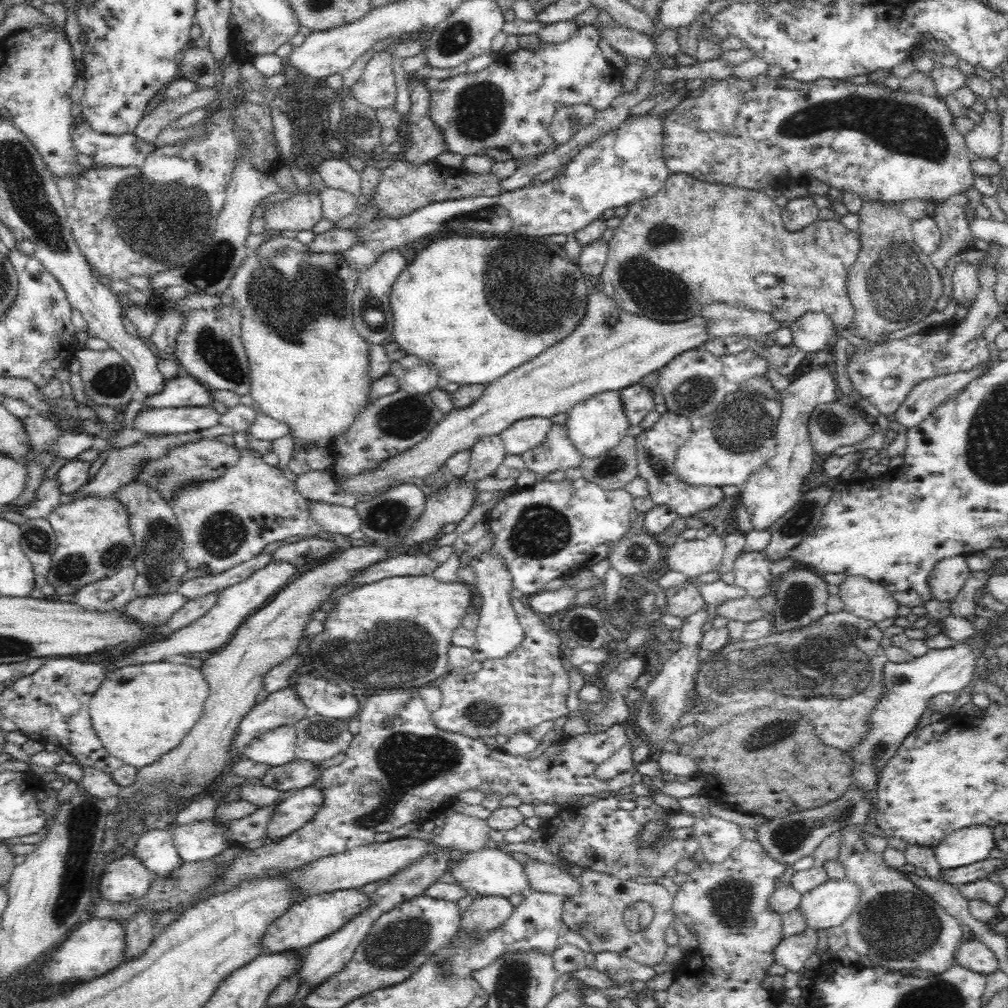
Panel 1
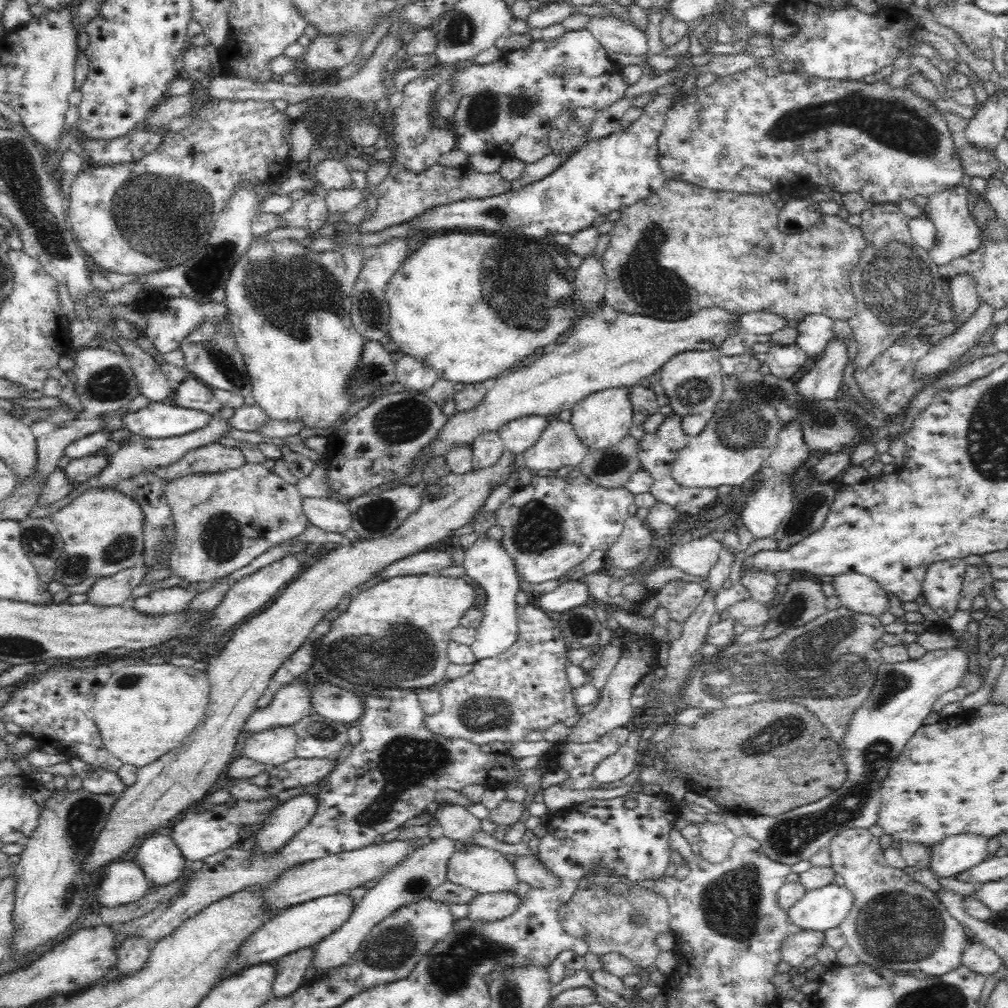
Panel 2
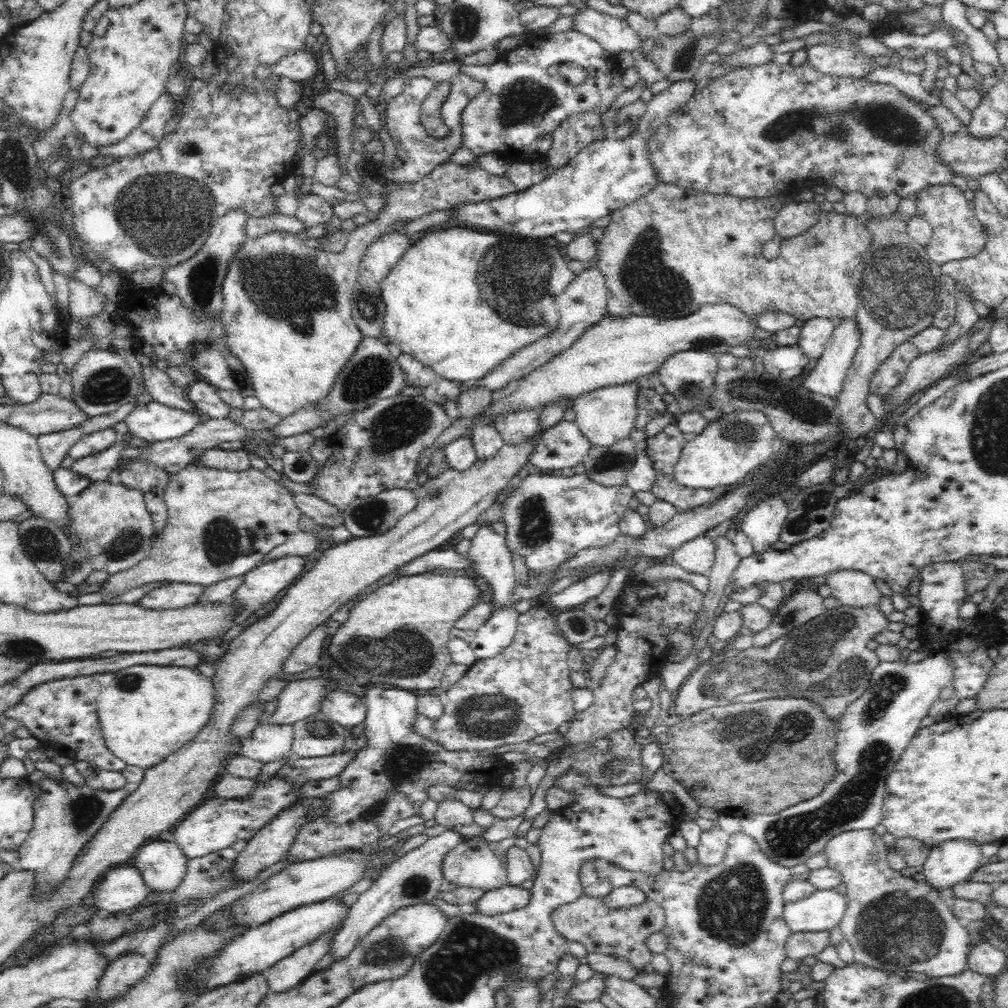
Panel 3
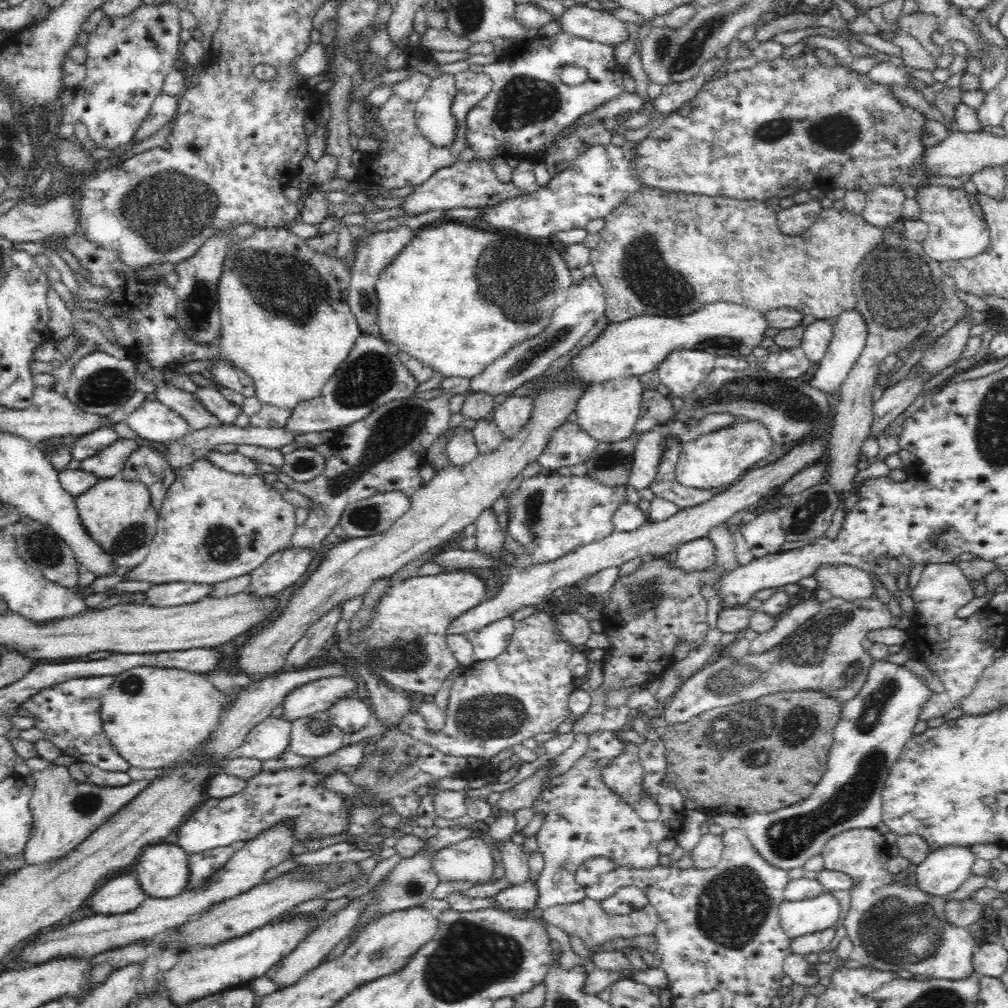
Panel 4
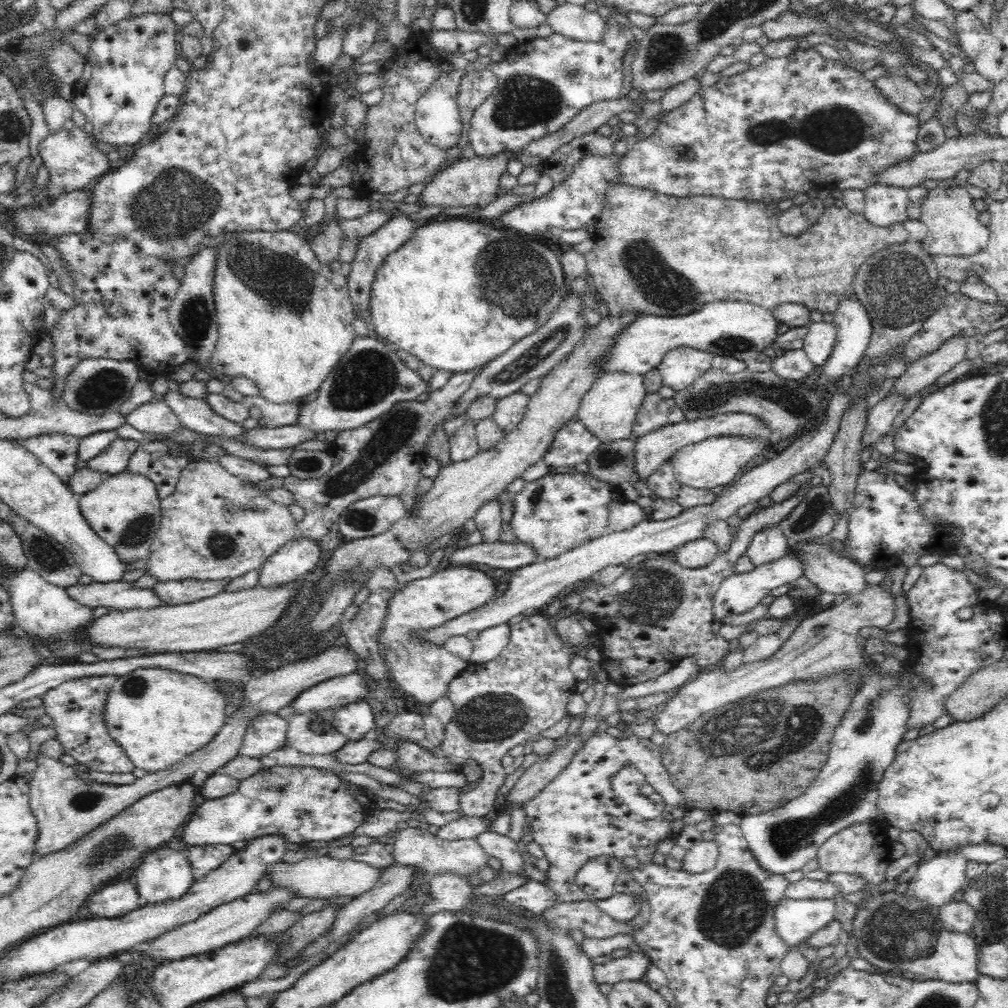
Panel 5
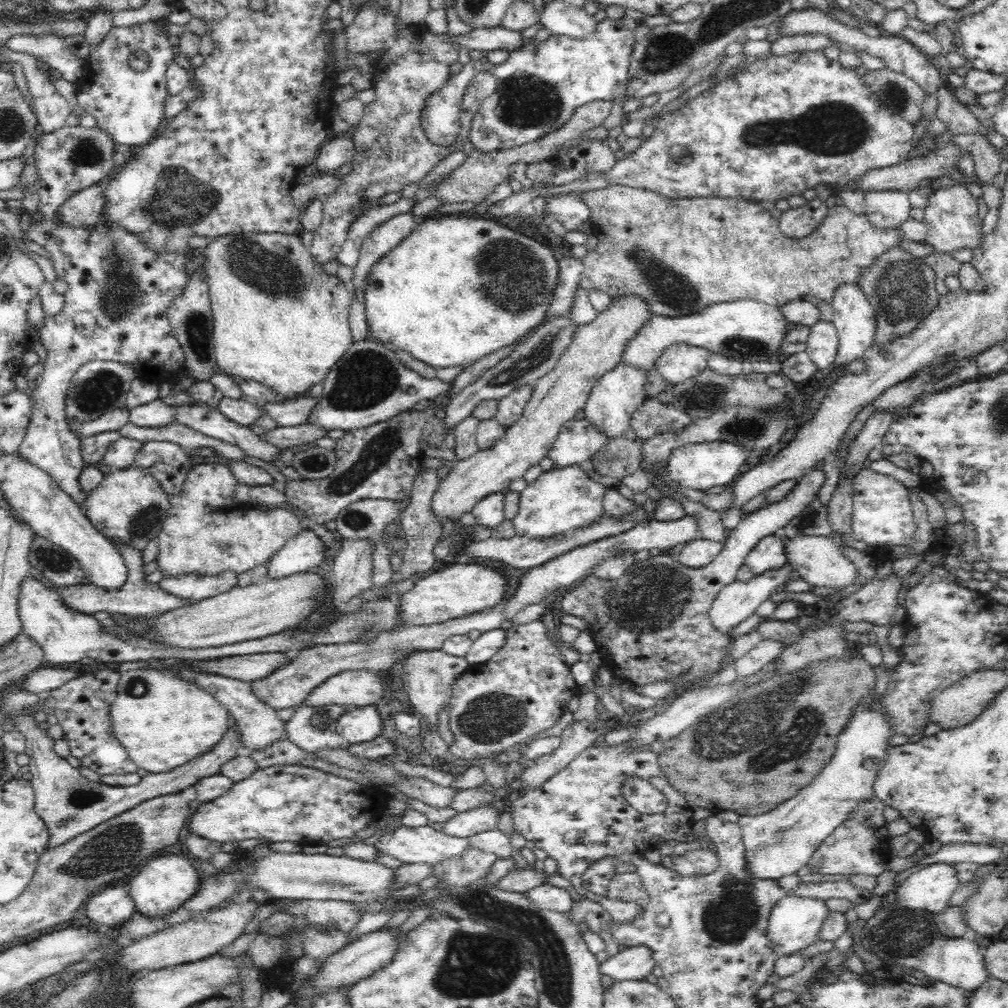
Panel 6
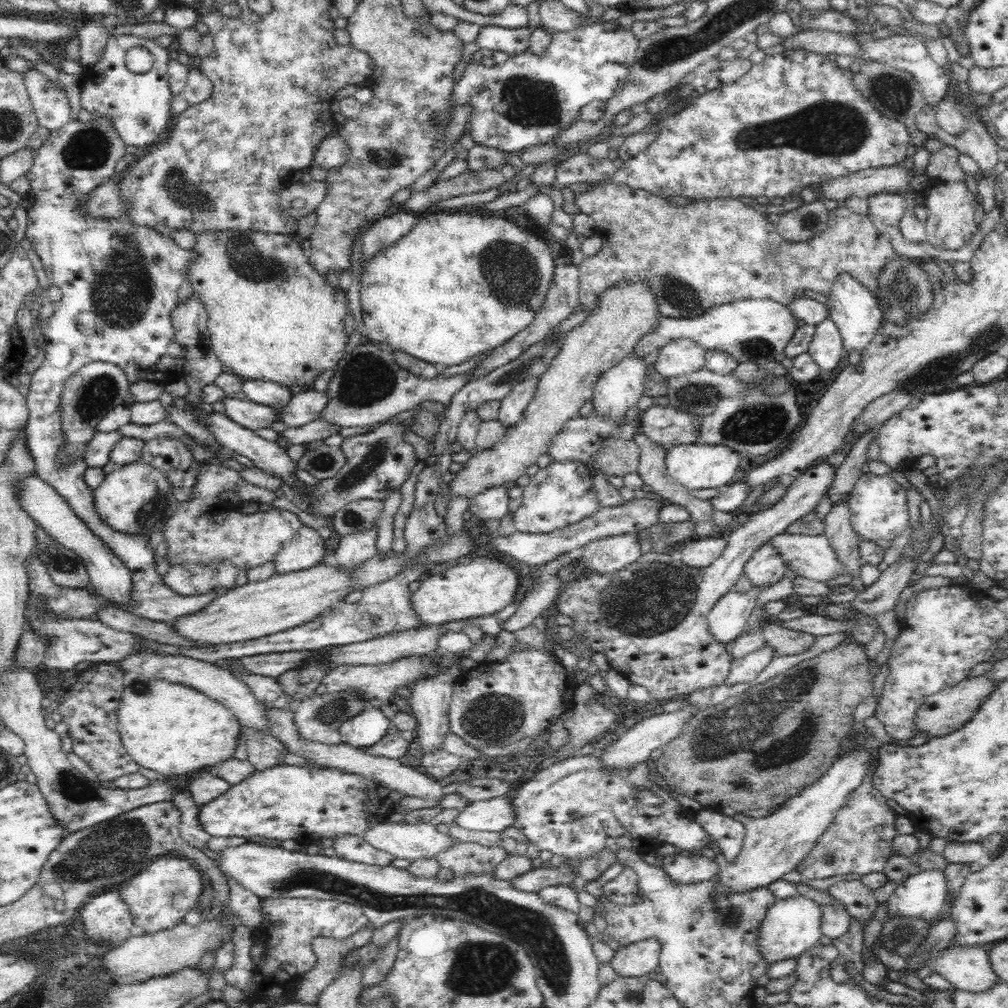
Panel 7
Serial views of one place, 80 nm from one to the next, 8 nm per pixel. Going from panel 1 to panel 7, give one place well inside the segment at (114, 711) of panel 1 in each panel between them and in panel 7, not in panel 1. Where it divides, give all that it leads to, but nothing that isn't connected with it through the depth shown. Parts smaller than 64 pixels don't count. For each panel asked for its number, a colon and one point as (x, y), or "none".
2: (142, 712)
3: (147, 711)
4: (151, 716)
5: (157, 716)
6: (161, 719)
7: (169, 728)

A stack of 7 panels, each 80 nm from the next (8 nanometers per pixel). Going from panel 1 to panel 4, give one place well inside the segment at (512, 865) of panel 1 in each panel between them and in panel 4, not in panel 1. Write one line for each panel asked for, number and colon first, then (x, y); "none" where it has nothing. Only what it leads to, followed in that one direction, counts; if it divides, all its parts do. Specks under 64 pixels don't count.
2: (481, 869)
3: (472, 864)
4: (470, 860)

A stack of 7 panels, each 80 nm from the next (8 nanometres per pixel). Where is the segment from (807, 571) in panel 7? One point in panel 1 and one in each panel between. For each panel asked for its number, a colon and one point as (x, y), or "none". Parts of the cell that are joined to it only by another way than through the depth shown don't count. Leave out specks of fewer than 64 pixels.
1: (867, 600)
2: (857, 592)
3: (853, 588)
4: (850, 583)
5: (828, 571)
6: (817, 559)

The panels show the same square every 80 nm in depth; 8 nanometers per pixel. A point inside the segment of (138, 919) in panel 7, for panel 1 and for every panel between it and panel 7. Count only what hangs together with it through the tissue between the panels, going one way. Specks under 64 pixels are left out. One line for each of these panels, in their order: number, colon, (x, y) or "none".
1: (156, 849)
2: (158, 855)
3: (162, 864)
4: (162, 870)
5: (165, 874)
6: (163, 883)

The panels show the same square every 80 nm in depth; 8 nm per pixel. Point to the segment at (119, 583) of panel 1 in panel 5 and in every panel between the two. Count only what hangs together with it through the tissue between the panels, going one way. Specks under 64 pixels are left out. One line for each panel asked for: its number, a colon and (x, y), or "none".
2: (109, 590)
3: (220, 523)
4: (213, 525)
5: (214, 526)

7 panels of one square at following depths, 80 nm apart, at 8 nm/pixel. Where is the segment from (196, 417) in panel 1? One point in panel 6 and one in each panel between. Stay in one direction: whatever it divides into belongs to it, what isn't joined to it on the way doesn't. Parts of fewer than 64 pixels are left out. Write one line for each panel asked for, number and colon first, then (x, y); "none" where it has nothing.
2: (157, 420)
3: (154, 421)
4: (153, 421)
5: (155, 417)
6: (155, 414)

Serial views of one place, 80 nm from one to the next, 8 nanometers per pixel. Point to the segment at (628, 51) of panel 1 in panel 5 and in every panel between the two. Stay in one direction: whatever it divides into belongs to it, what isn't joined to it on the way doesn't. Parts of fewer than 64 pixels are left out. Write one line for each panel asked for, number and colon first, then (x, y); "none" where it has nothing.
2: (616, 35)
3: (615, 35)
4: (581, 21)
5: (575, 22)

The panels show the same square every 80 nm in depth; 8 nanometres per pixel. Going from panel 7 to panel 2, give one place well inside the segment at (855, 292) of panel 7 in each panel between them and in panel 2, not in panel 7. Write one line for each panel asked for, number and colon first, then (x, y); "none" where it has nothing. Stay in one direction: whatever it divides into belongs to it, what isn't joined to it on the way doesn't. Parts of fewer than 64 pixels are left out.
2: (822, 382)
3: (827, 378)
4: (849, 331)
5: (851, 322)
6: (854, 319)

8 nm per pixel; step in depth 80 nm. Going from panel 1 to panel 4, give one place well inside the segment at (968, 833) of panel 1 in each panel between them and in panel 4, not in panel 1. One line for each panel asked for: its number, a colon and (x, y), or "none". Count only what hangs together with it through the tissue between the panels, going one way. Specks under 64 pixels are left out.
2: (954, 854)
3: (952, 862)
4: (945, 870)

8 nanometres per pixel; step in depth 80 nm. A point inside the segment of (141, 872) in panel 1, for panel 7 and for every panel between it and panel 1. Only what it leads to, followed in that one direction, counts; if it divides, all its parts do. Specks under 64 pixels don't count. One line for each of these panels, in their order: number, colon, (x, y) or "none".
2: (125, 882)
3: (123, 887)
4: (122, 893)
5: (121, 897)
6: (113, 905)
7: (106, 916)

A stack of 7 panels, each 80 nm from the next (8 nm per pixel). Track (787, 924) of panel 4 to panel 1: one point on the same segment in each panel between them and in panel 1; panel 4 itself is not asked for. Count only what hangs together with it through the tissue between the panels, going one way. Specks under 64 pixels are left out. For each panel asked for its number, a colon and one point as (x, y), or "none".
1: (829, 904)
2: (819, 909)
3: (822, 910)

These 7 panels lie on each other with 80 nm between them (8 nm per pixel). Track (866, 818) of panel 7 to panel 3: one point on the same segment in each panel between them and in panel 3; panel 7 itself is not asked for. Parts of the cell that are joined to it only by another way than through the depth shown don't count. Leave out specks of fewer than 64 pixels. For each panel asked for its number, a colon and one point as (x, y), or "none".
3: (893, 923)
4: (894, 927)
5: (864, 850)
6: (862, 845)

